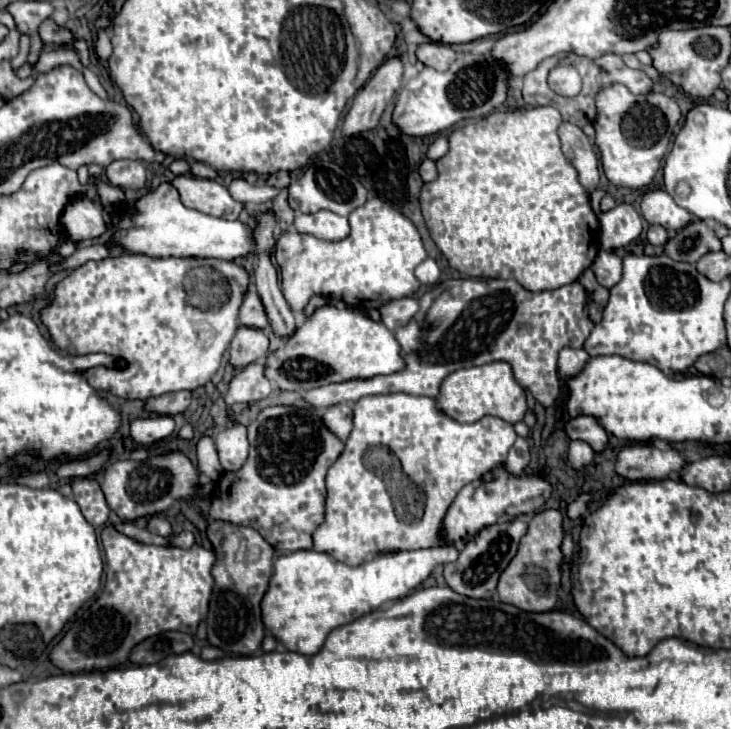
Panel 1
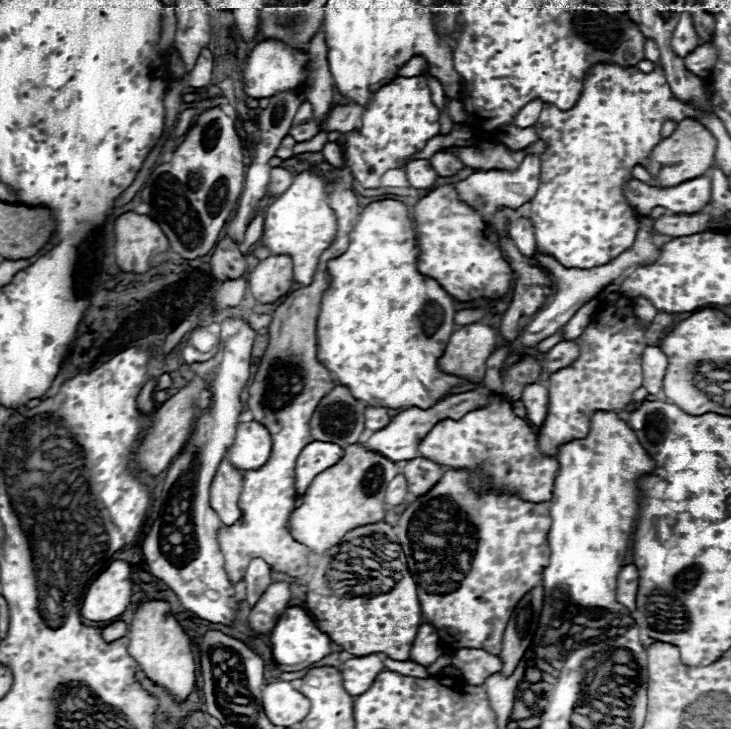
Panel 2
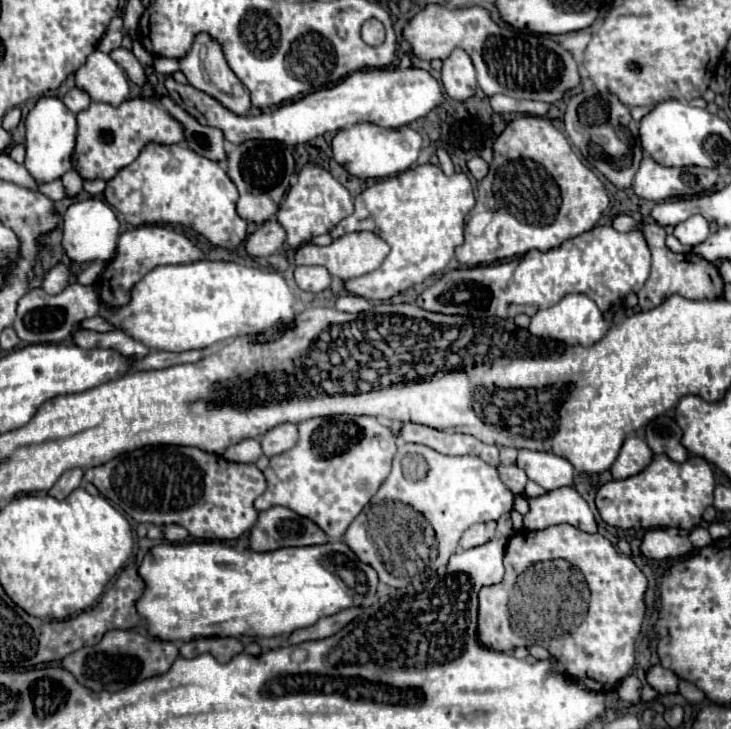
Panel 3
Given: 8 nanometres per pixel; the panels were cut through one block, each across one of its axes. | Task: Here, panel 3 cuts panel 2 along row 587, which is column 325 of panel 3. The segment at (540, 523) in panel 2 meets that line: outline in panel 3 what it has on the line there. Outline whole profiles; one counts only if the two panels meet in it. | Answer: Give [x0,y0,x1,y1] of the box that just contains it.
[254,414,396,540]

